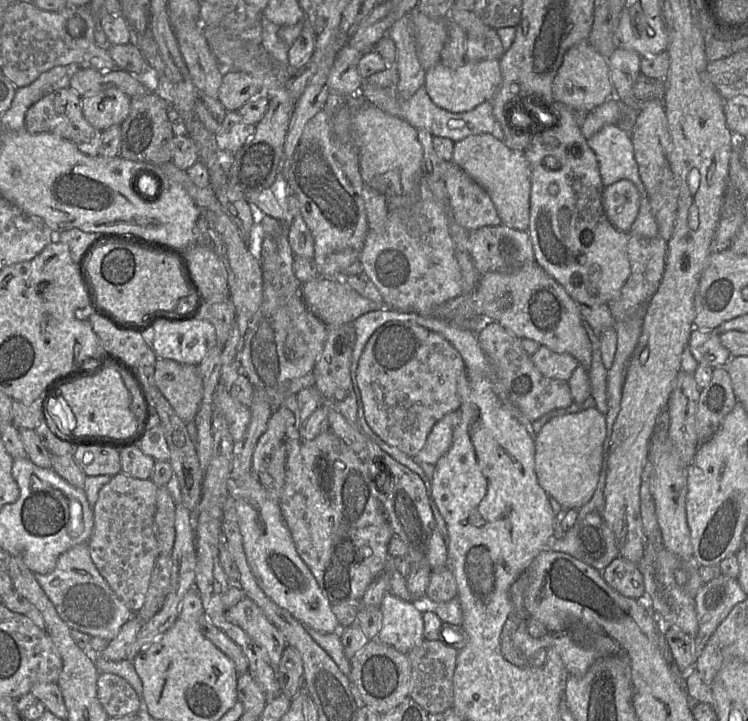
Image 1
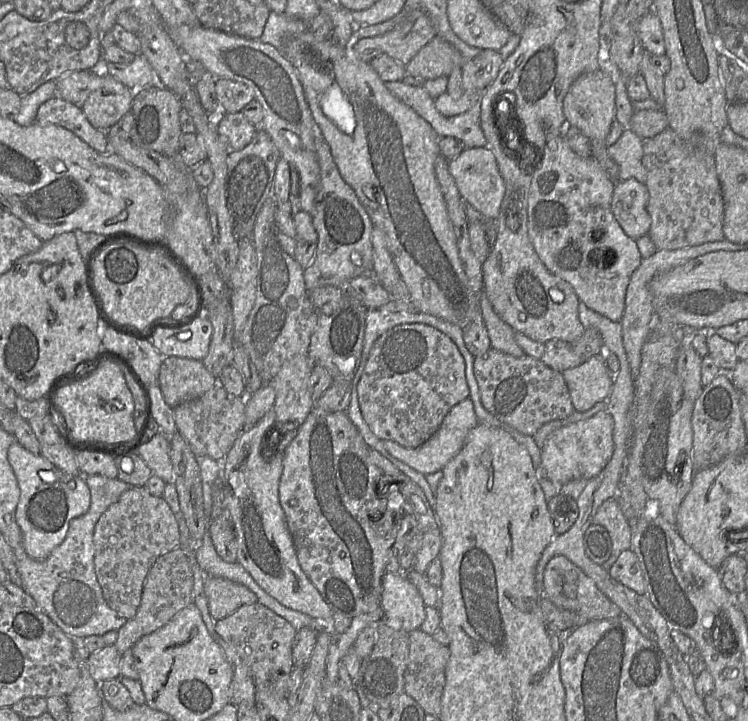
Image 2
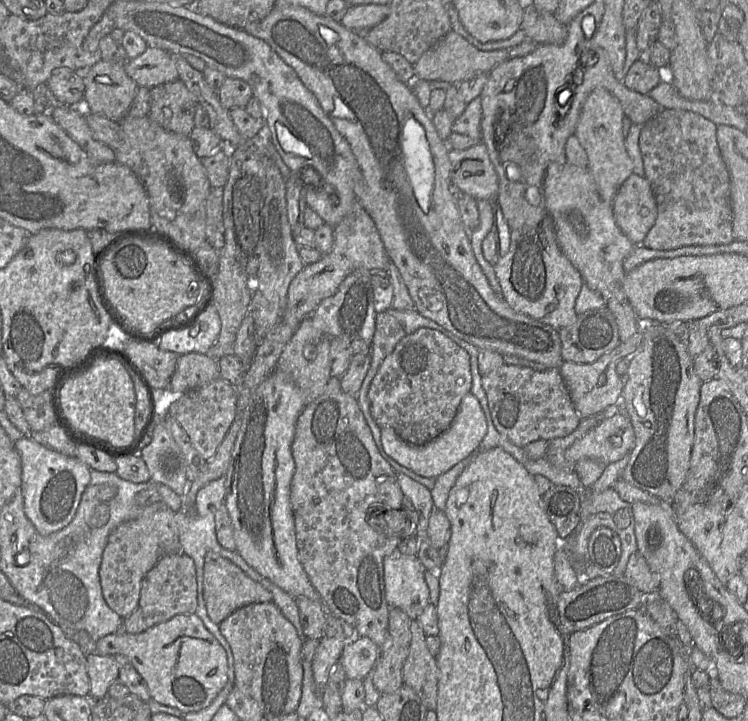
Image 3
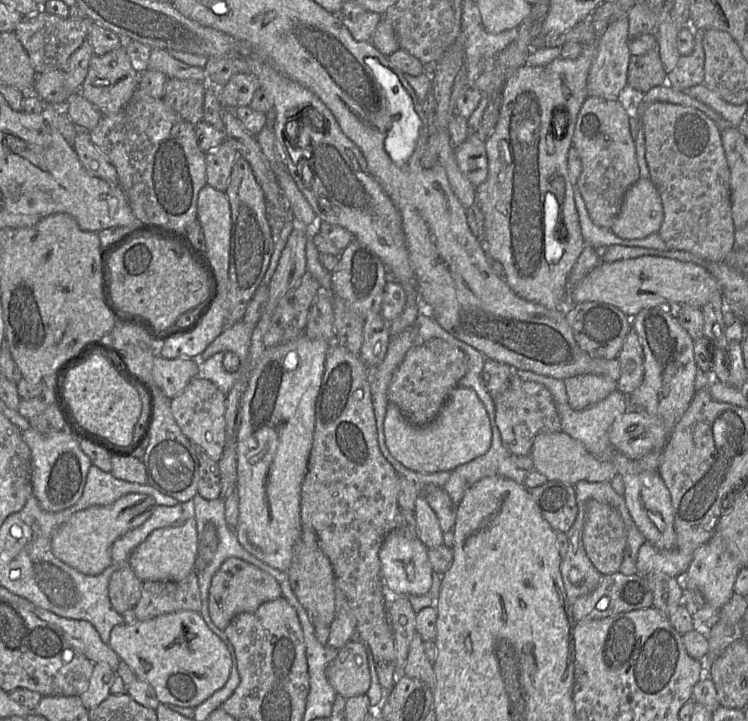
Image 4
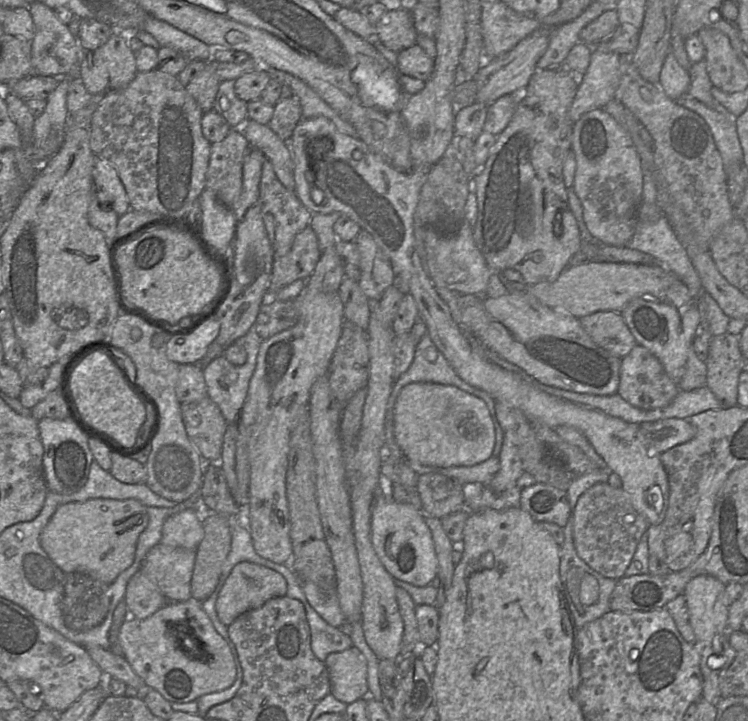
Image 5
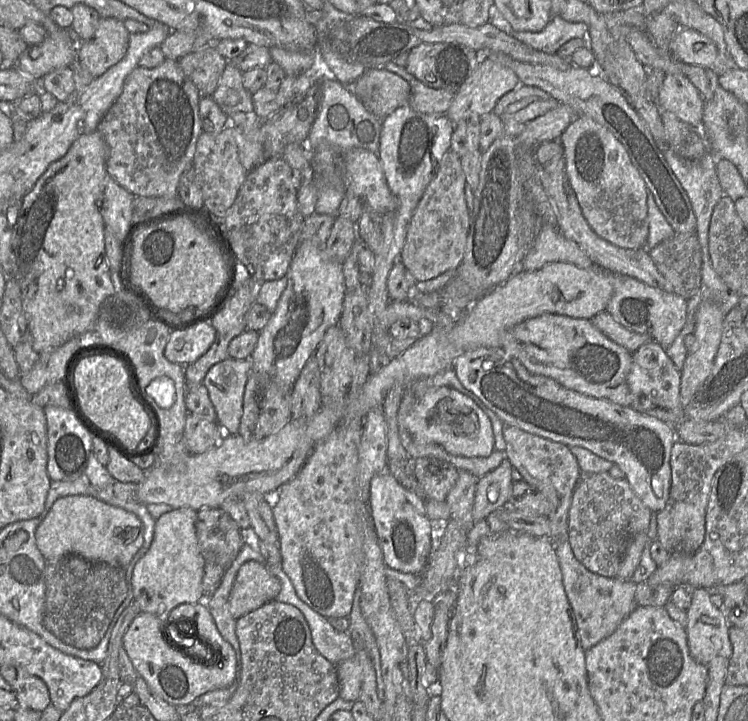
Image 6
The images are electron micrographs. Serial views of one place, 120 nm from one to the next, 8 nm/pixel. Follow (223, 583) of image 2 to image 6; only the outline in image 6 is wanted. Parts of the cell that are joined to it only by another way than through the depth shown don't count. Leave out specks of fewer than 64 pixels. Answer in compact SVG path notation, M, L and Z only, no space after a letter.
M247 561L240 566L230 593L230 613L238 619L274 600L280 589L279 579L272 575L265 565Z

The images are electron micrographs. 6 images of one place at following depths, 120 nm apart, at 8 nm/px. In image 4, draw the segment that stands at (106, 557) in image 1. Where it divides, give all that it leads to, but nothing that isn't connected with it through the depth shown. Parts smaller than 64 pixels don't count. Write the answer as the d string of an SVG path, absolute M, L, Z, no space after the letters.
M129 563L114 571L109 581L109 599L113 608L124 614L134 608L141 597L142 581Z

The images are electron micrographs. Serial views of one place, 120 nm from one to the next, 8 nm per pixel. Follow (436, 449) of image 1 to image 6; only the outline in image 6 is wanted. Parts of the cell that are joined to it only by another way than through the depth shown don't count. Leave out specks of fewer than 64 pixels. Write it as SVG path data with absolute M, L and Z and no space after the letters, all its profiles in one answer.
M447 386L428 388L406 417L411 435L440 445L464 457L488 457L495 450L492 424L487 414L468 396Z

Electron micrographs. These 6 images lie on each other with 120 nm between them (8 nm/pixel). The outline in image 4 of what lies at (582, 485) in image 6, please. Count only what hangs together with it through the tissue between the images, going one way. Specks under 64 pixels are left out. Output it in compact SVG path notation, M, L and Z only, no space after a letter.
M590 500L585 511L583 544L602 575L619 572L626 541L626 528L619 511L609 503Z

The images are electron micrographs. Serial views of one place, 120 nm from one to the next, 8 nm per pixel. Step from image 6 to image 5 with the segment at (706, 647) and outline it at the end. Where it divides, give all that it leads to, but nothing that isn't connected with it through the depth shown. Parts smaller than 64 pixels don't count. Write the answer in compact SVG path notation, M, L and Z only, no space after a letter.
M699 575L691 579L683 590L689 614L689 624L696 638L697 648L711 644L712 640L727 630L728 606L723 603L726 585L710 575Z

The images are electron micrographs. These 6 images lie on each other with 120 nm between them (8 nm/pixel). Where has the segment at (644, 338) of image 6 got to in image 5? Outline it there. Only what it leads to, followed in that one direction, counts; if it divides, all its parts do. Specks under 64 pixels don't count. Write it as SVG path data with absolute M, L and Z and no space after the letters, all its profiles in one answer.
M598 311L579 318L591 340L620 359L638 344L620 312Z

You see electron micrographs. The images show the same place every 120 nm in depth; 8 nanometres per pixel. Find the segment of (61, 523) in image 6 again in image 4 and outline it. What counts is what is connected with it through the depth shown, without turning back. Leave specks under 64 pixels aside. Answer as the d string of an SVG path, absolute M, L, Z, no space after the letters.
M130 493L110 505L92 506L74 513L54 532L51 547L59 560L86 575L99 575L111 565L113 543L129 530L143 524L157 506L147 494Z

